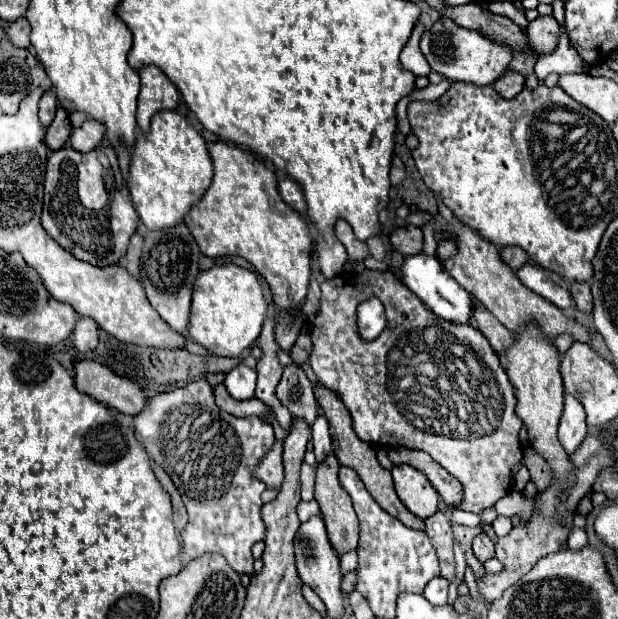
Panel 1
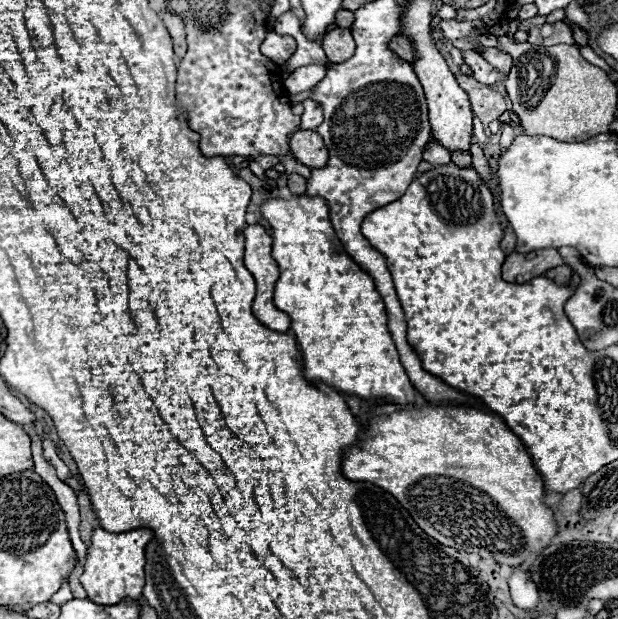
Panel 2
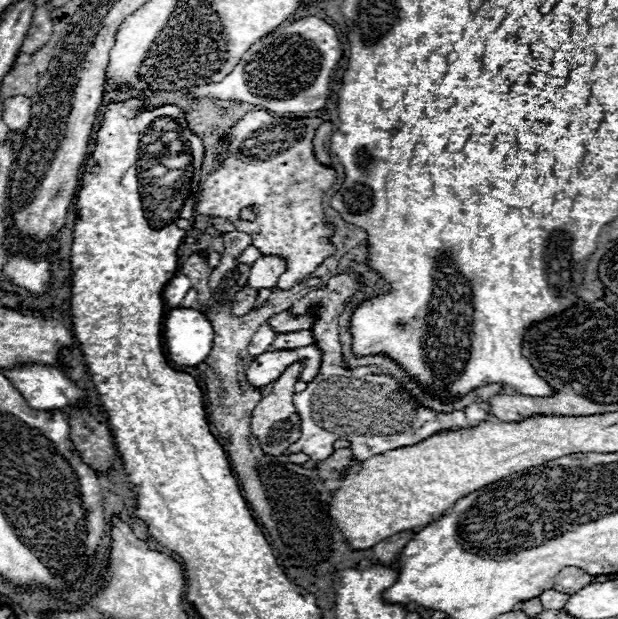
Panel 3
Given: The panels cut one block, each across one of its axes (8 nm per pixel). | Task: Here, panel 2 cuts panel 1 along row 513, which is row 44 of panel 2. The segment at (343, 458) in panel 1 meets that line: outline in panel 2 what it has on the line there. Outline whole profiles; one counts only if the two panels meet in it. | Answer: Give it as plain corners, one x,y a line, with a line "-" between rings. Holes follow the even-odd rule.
398,34
398,36
394,36
392,40
390,40
390,46
388,46
394,54
398,54
400,58
404,58
404,60
408,60
408,62
412,62
414,60
414,50
412,50
412,44
402,36
402,34

